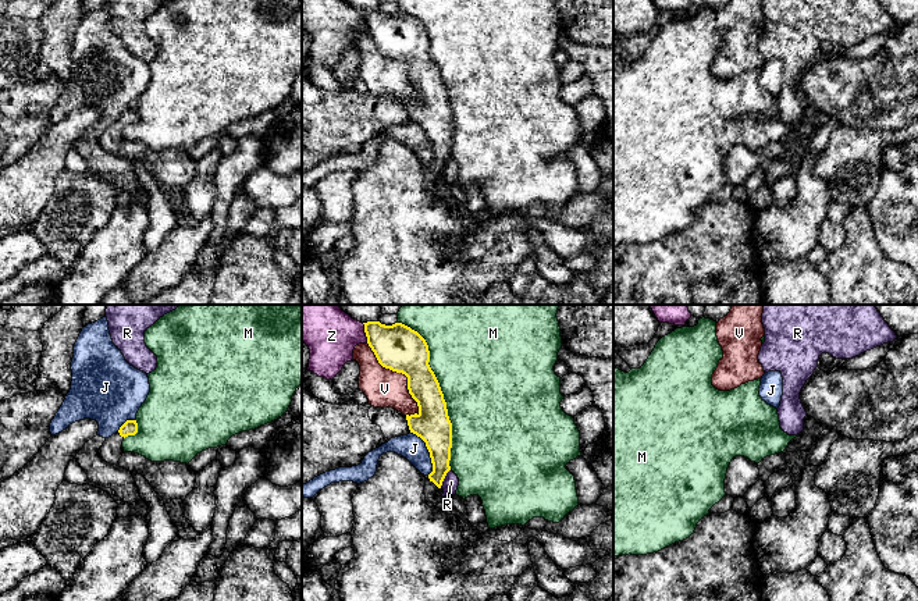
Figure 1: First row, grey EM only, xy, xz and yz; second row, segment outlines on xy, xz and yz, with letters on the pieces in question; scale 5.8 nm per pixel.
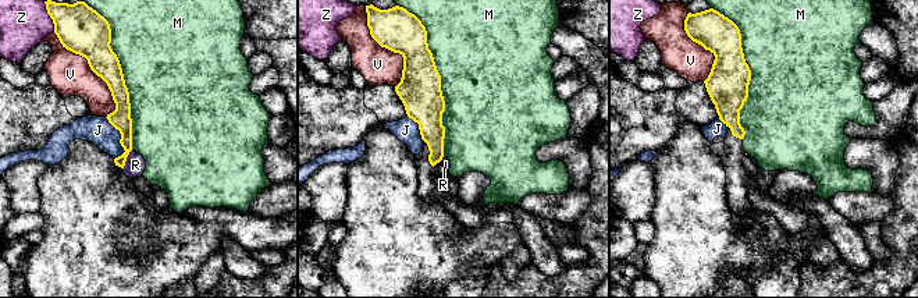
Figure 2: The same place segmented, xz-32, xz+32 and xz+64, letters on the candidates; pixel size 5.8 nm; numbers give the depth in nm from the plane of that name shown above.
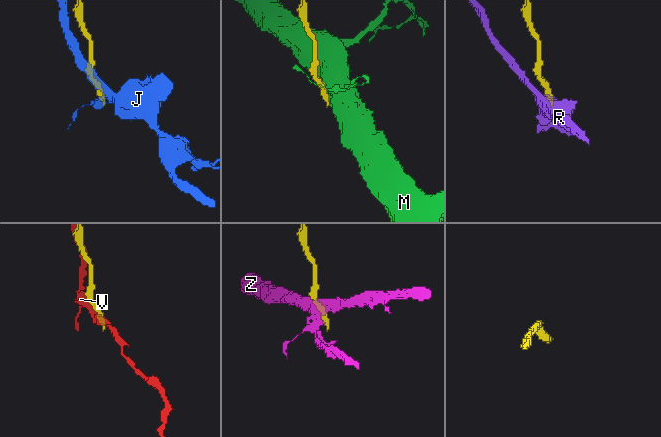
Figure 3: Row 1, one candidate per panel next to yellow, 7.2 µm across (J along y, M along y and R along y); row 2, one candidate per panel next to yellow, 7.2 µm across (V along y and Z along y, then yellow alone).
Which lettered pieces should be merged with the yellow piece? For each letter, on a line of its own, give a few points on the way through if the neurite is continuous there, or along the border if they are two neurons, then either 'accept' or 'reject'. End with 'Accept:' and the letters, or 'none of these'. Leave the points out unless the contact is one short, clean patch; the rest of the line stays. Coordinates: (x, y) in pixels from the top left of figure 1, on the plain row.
J: border xz (411, 120), (424, 131), (429, 141), (431, 152), (429, 163); reject
M: reject
R: border xz (449, 157), (440, 175); reject
V: reject
Z: reject
Accept: none of these

